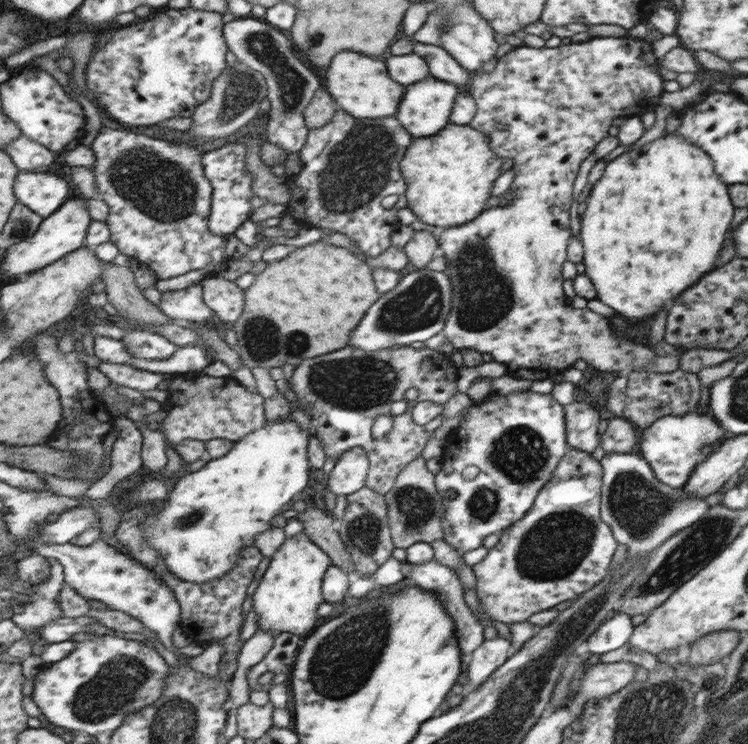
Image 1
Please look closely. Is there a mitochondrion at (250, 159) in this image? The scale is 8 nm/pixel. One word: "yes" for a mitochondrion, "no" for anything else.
no

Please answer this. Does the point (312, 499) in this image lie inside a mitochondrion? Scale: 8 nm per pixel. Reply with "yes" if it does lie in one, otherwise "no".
no

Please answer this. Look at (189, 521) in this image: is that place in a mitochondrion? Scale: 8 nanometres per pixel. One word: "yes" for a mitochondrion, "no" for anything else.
yes

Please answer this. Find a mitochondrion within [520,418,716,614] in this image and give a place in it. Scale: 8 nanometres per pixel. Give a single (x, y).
(637, 507)

